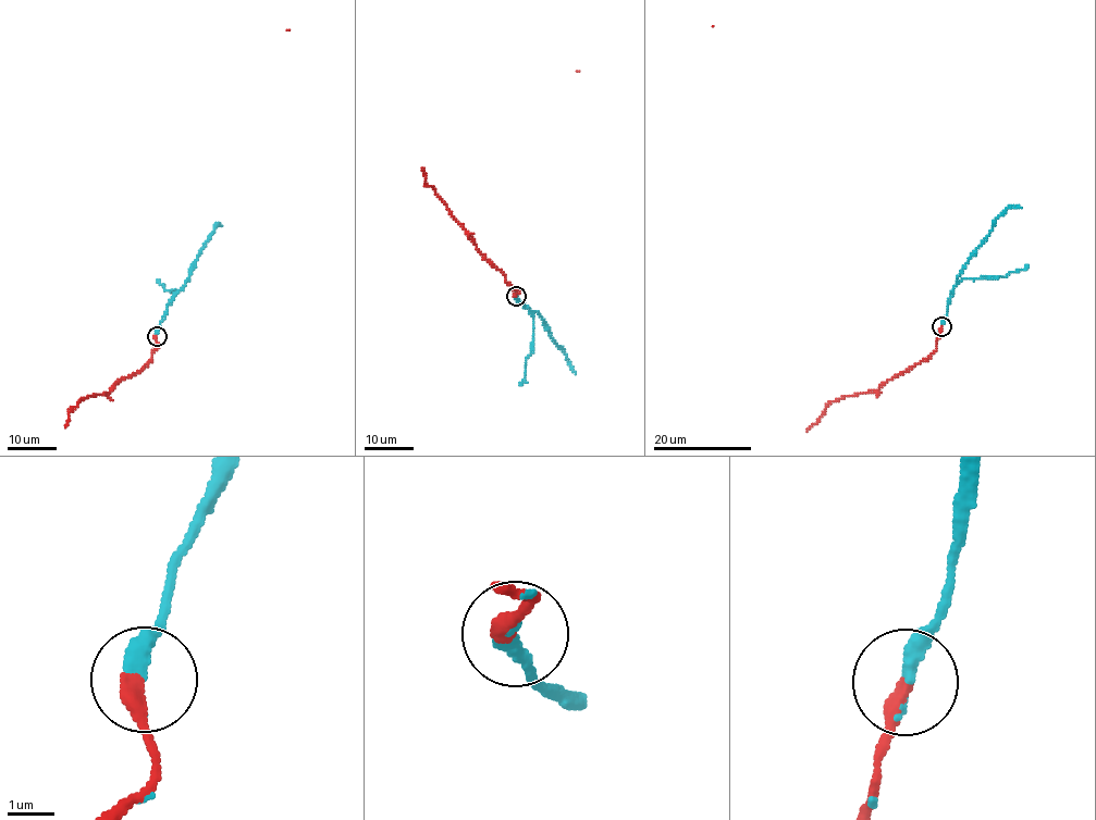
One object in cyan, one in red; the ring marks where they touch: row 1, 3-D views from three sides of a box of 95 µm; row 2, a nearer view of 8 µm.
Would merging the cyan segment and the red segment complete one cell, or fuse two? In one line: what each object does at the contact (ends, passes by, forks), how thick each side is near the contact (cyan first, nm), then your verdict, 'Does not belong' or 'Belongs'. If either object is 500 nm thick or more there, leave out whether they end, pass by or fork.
At the ring cyan ends. At the ring red ends. Thickness 360 nm (cyan) against 380 nm. Belongs

